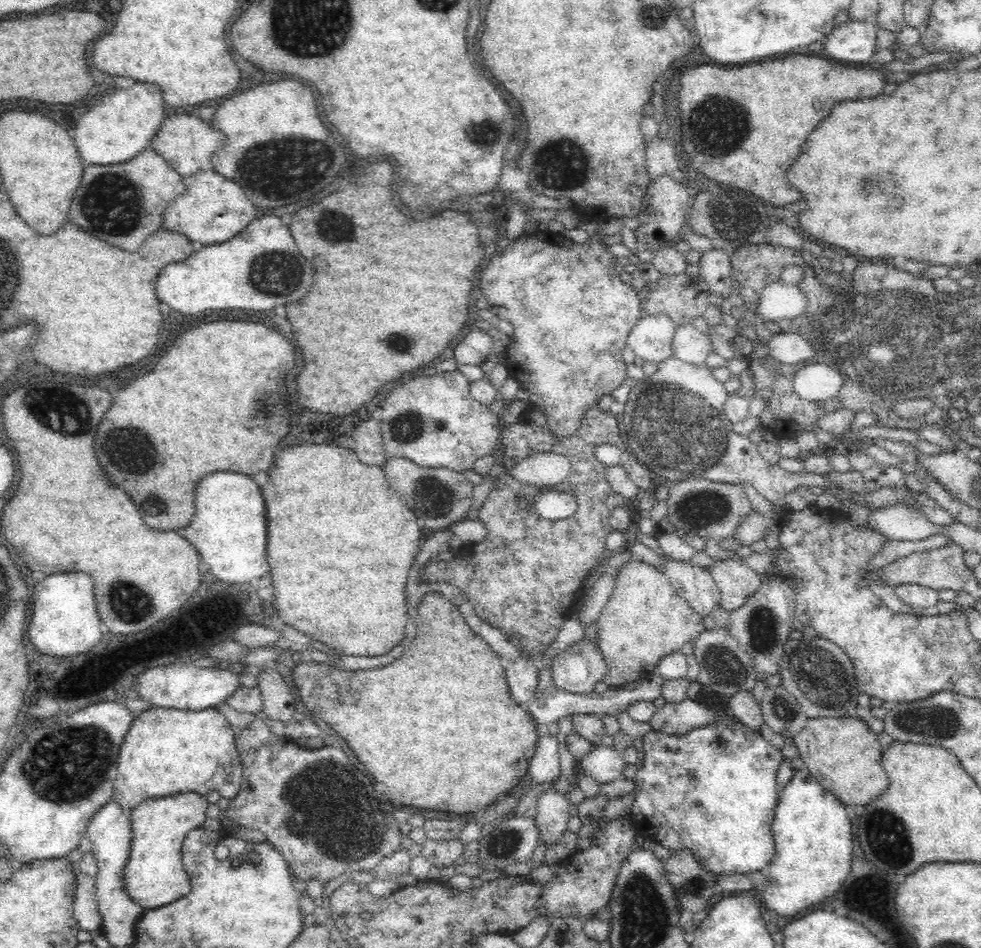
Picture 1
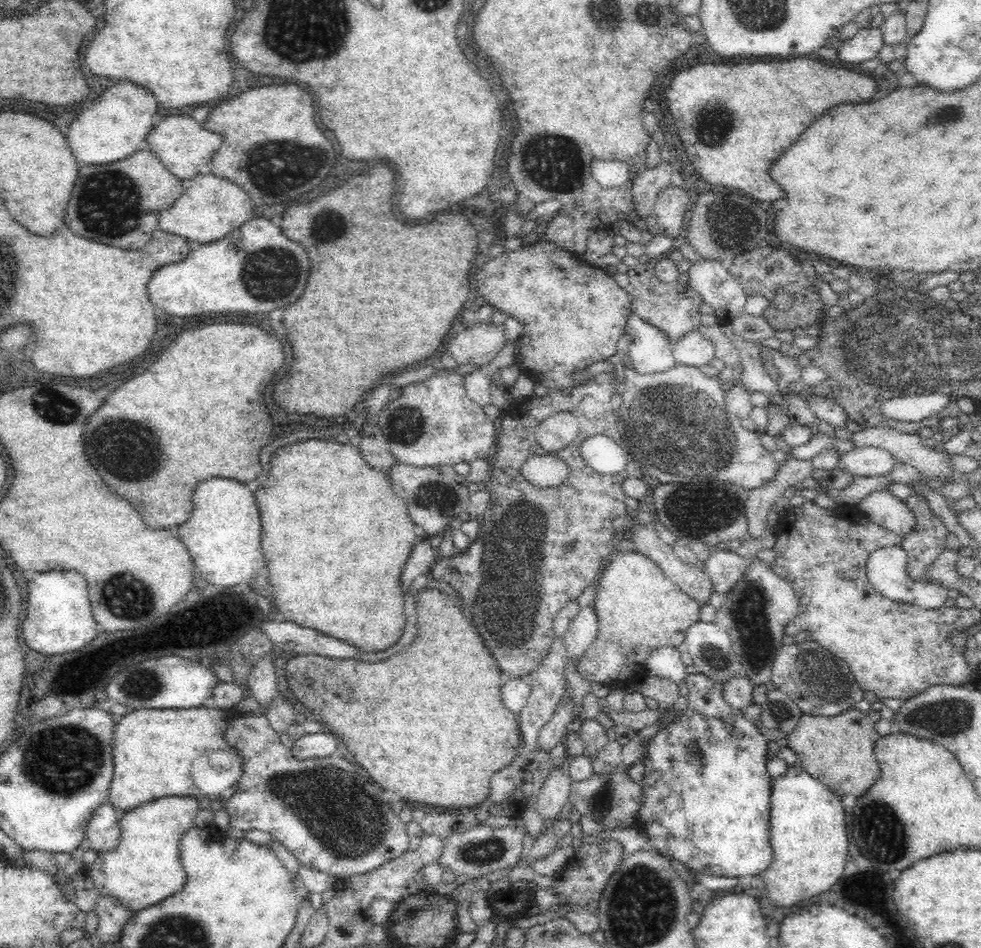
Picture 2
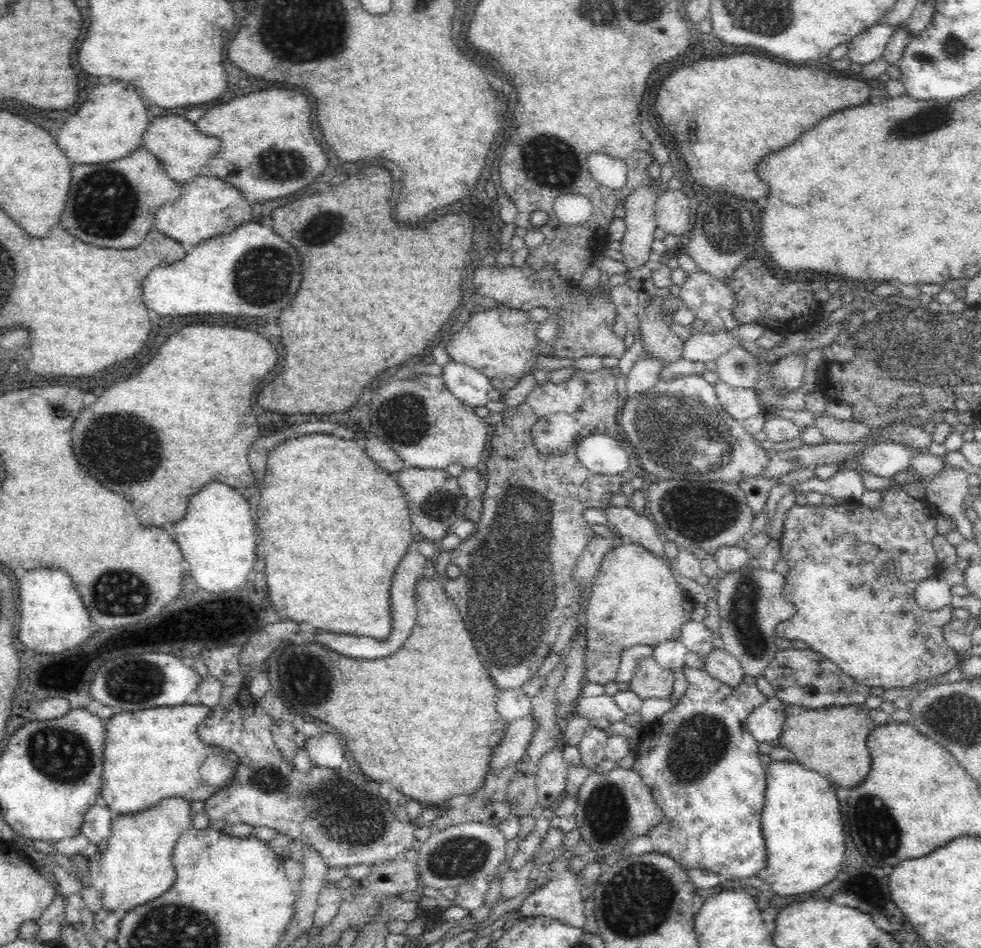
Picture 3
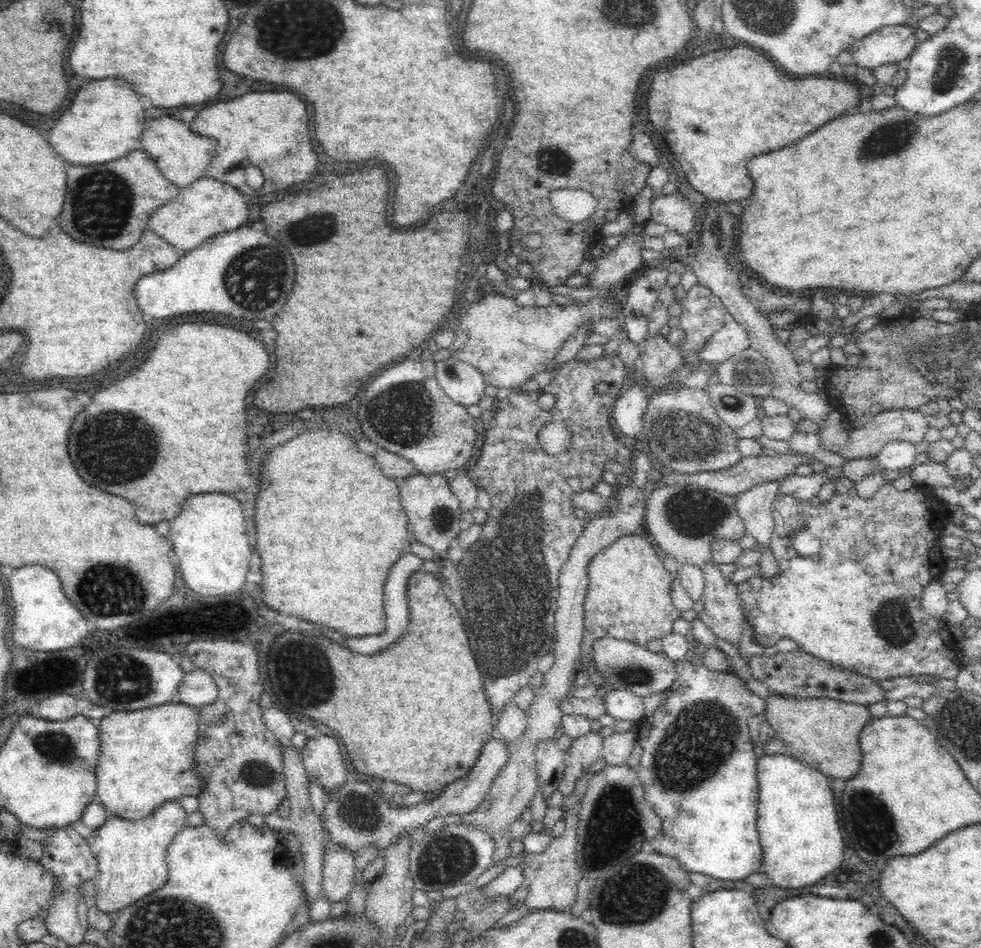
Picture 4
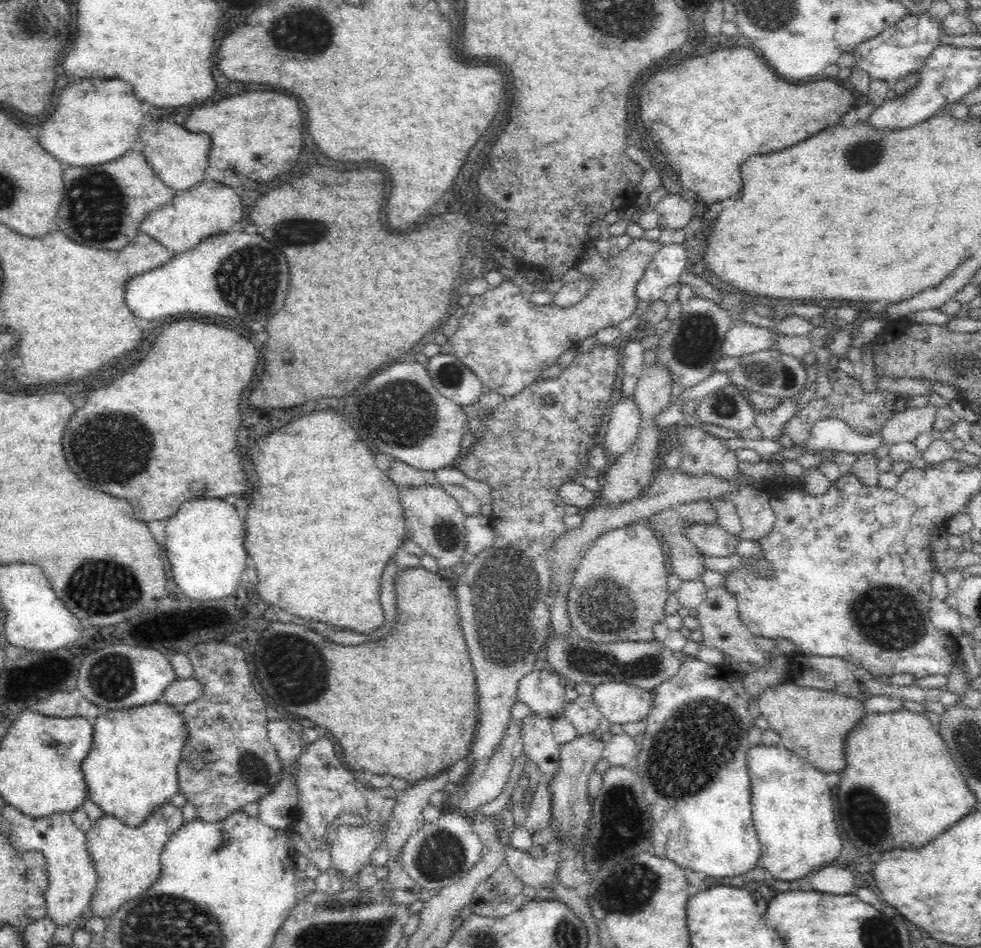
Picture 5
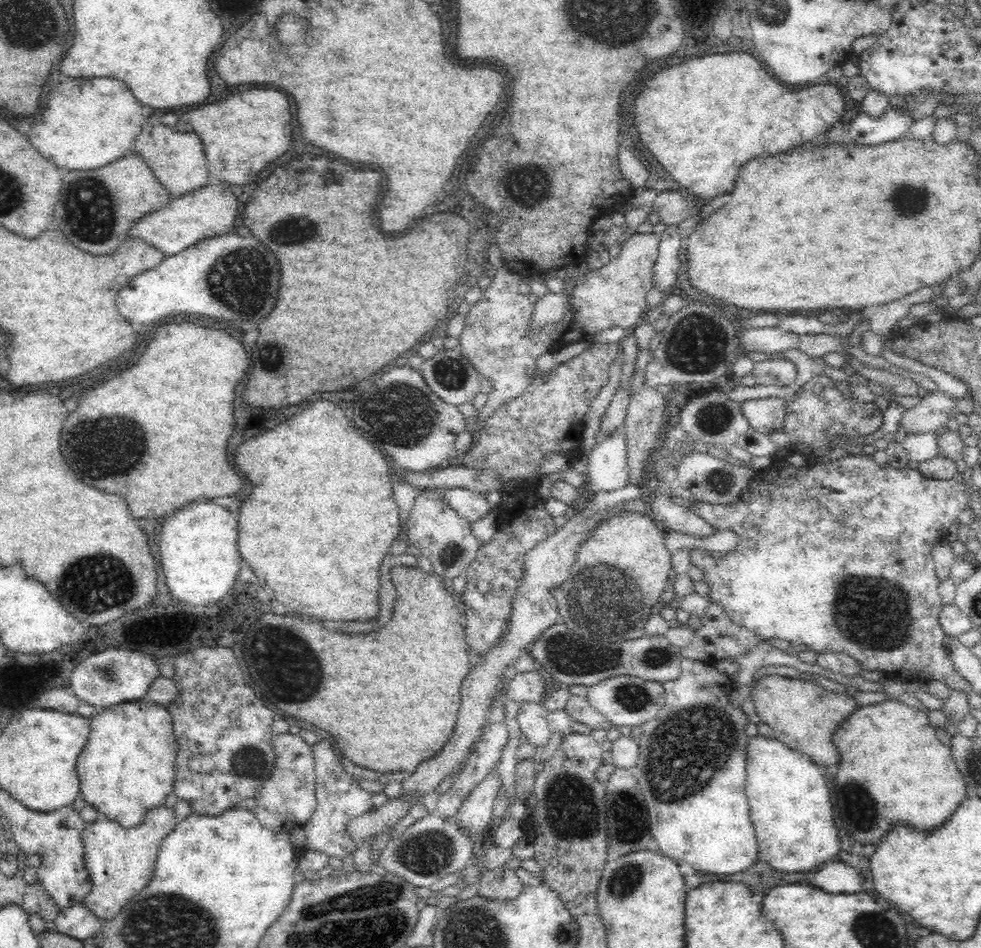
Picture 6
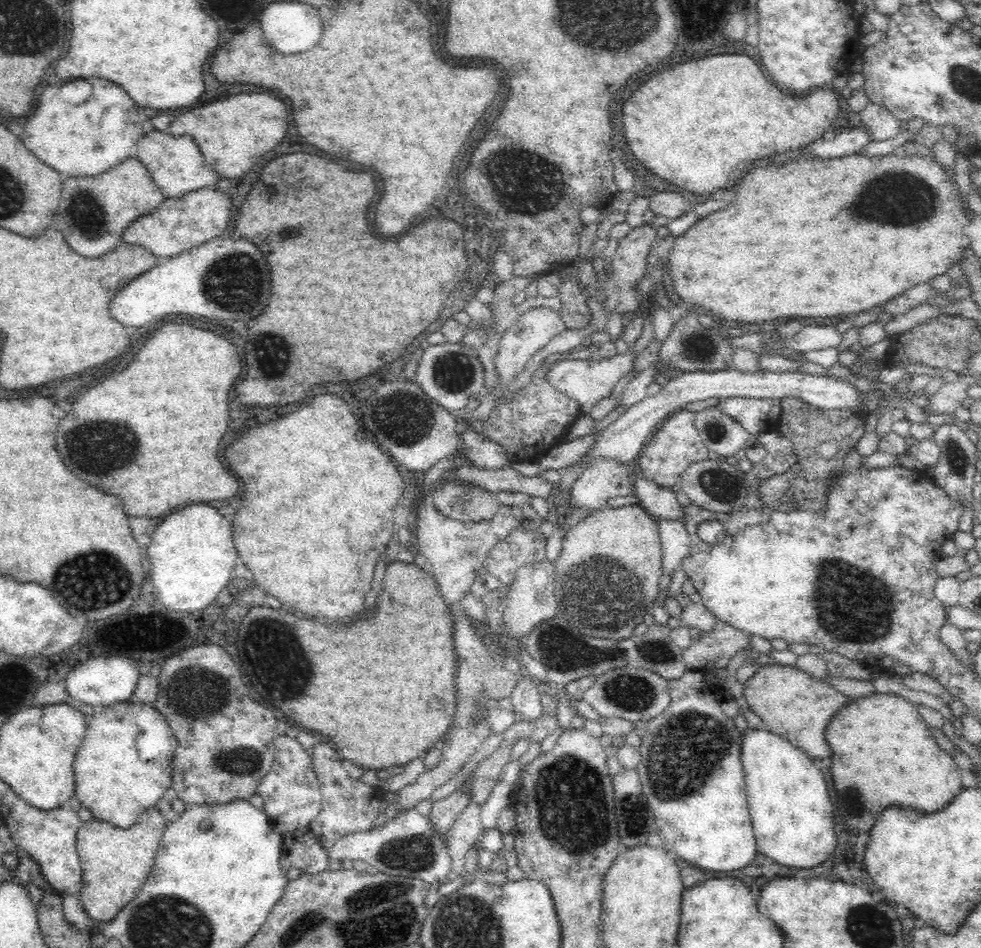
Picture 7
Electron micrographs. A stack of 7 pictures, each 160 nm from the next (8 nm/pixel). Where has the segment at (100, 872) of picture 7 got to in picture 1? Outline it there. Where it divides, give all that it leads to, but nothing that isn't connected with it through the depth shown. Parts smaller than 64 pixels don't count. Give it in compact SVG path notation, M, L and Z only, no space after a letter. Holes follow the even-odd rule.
M183 792L146 799L127 811L131 828L130 854L122 868L122 882L123 889L134 903L151 910L190 893L190 877L182 863L182 844L190 830L202 827L208 805L203 795Z

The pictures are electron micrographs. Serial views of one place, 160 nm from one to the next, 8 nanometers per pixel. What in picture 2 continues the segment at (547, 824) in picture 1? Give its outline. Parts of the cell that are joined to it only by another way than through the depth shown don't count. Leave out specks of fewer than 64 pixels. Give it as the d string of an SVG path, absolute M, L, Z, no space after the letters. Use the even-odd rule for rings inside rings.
M551 766L534 806L543 820L556 818L560 814L562 807L568 803L572 782L568 770L561 766Z

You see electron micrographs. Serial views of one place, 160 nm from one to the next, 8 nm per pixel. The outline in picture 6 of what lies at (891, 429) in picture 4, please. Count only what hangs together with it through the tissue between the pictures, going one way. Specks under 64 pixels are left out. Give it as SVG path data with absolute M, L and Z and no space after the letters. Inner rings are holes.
M938 390L922 397L920 403L906 410L901 420L907 434L935 433L946 428L956 409L957 399Z

